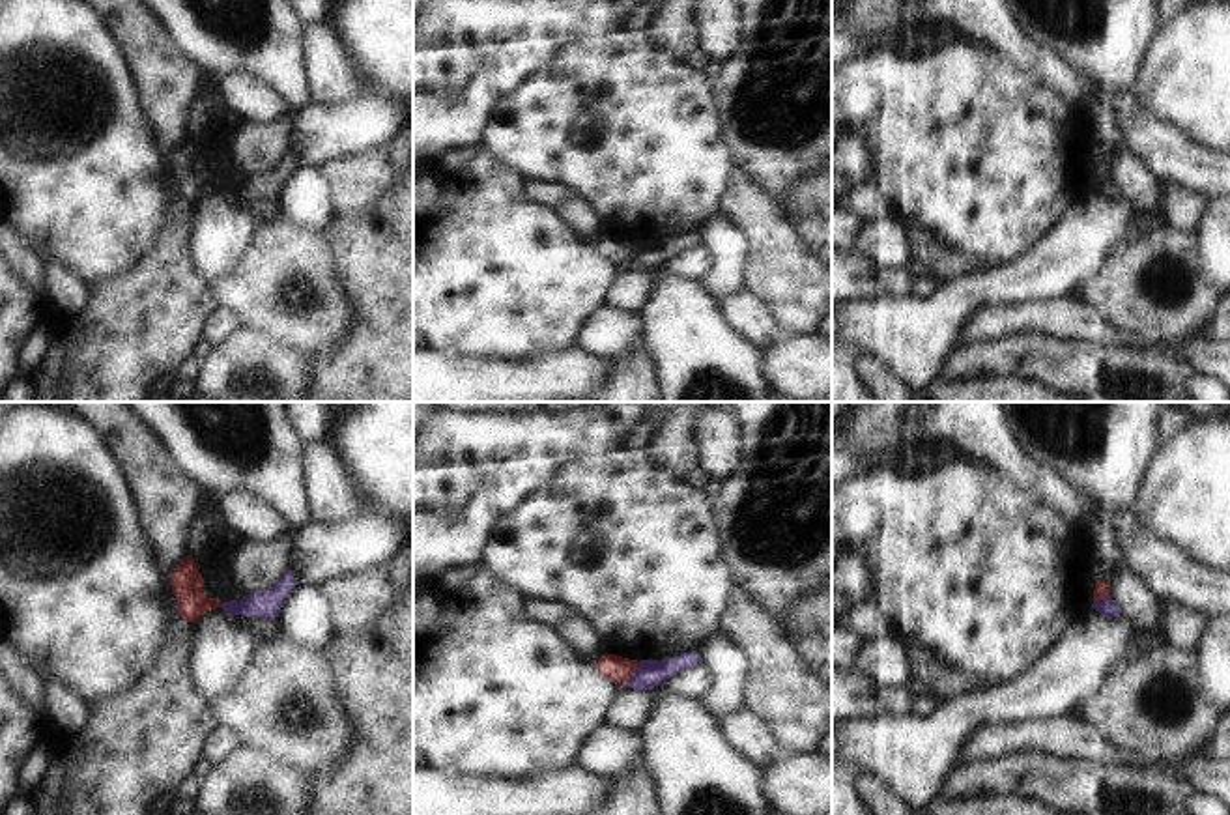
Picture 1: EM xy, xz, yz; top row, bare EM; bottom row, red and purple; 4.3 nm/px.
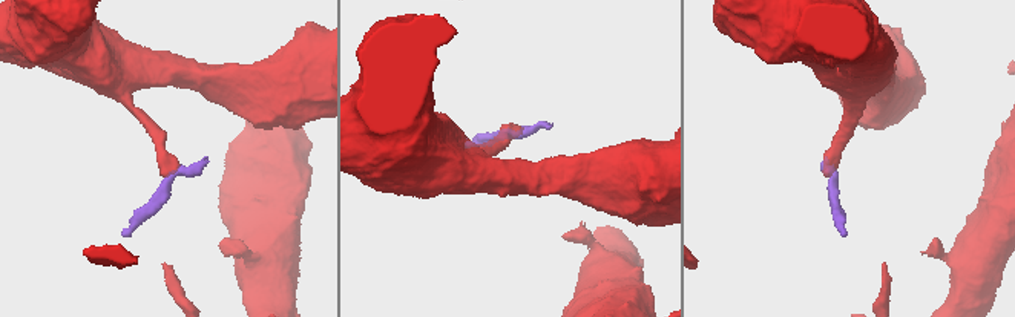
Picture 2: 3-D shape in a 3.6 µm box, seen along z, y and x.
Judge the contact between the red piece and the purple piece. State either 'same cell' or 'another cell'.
another cell

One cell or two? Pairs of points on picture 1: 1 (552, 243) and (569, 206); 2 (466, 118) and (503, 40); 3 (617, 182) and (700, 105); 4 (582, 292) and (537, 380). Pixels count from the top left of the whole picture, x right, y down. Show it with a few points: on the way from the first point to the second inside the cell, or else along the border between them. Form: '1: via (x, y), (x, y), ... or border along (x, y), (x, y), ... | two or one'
1: border along (528, 193), (546, 204), (578, 236), (593, 245) | two
2: via (466, 100), (466, 77), (485, 58) | one
3: via (638, 161), (679, 120) | one
4: border along (576, 344), (509, 361) | two

